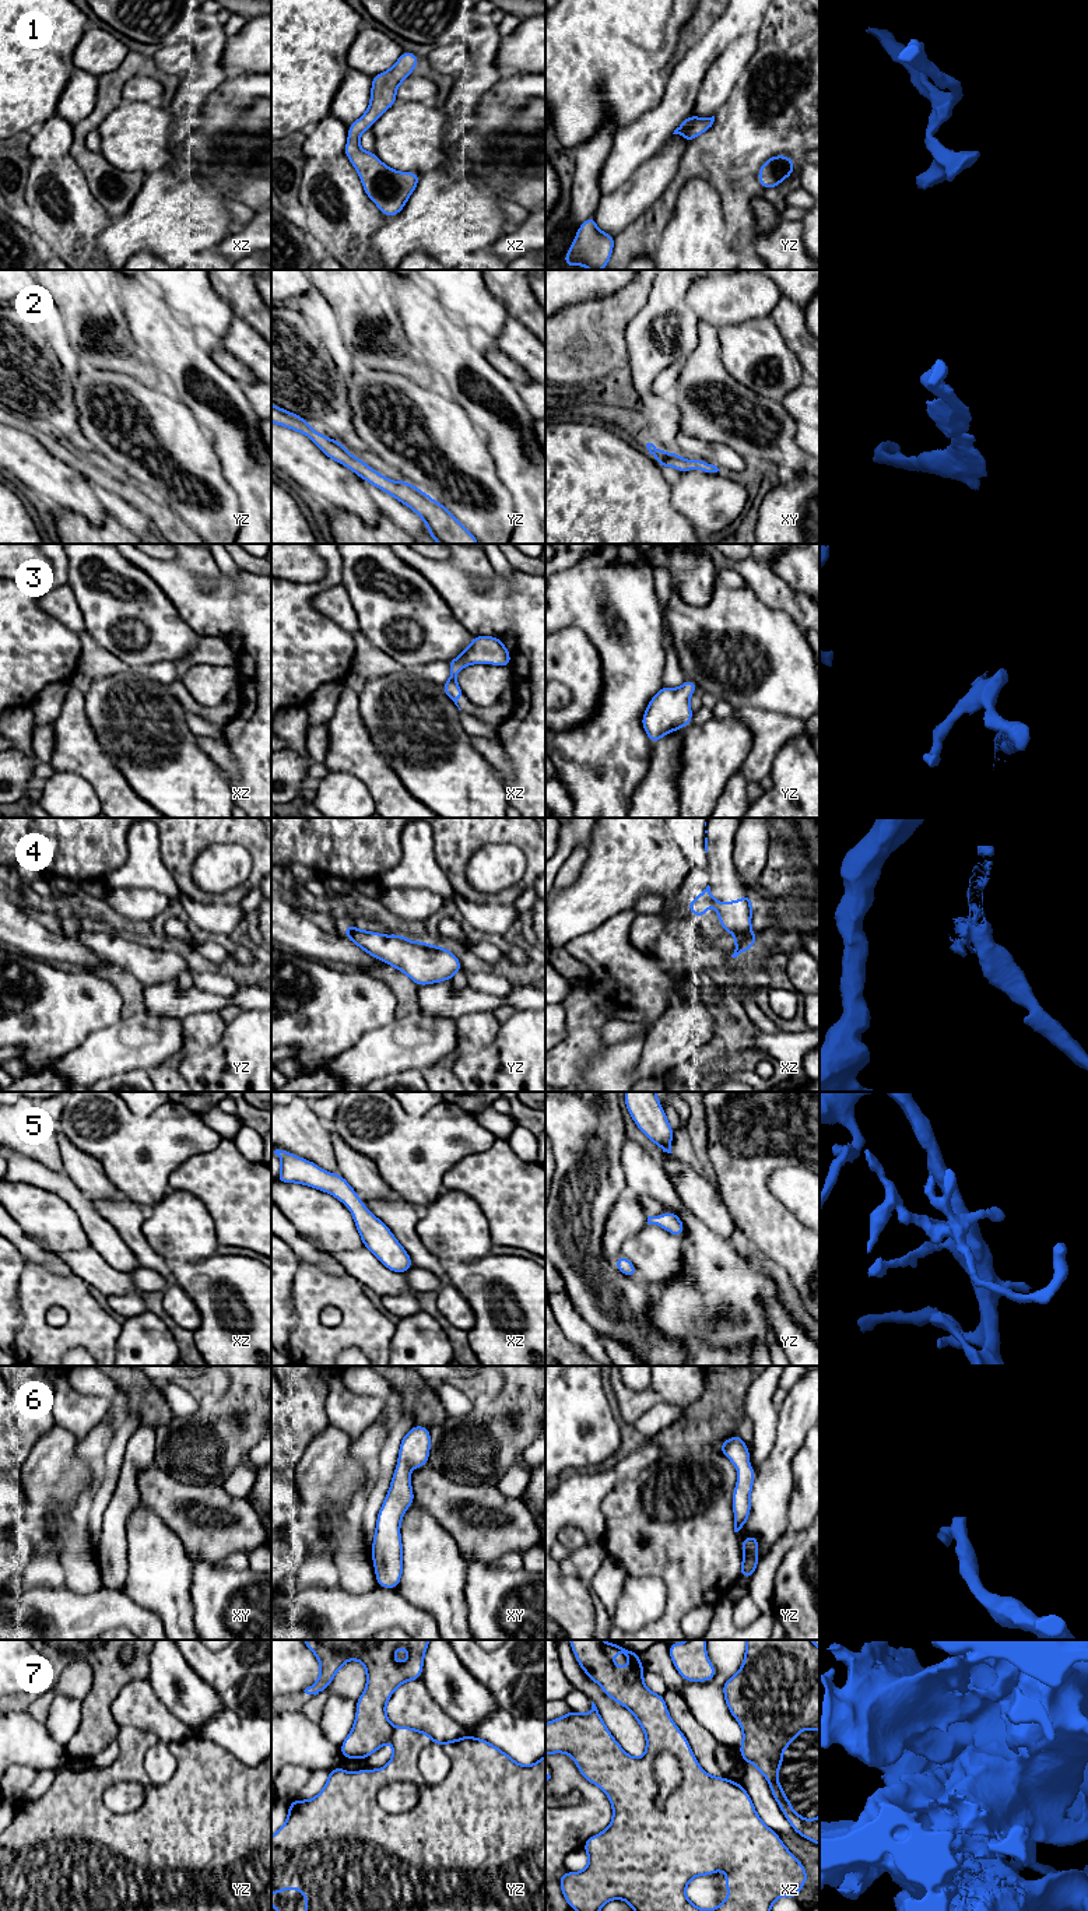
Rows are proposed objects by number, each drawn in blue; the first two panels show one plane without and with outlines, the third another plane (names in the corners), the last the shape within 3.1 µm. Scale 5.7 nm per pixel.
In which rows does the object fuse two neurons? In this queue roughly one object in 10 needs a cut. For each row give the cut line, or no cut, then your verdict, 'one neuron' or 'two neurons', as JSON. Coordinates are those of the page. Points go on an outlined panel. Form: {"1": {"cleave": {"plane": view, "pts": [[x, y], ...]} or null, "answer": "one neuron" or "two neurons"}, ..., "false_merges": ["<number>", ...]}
{"1": {"cleave": null, "answer": "one neuron"}, "2": {"cleave": null, "answer": "one neuron"}, "3": {"cleave": null, "answer": "one neuron"}, "4": {"cleave": null, "answer": "one neuron"}, "5": {"cleave": null, "answer": "one neuron"}, "6": {"cleave": null, "answer": "one neuron"}, "7": {"cleave": {"plane": "xz", "pts": [[669, 1750], [662, 1750], [655, 1759], [657, 1806]]}, "answer": "two neurons"}, "false_merges": ["7"]}

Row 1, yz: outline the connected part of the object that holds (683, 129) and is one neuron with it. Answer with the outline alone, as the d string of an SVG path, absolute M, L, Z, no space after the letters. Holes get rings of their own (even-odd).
M689 115L673 134L681 134L688 143L691 143L696 136L705 133L712 127L715 116L712 117L695 117Z

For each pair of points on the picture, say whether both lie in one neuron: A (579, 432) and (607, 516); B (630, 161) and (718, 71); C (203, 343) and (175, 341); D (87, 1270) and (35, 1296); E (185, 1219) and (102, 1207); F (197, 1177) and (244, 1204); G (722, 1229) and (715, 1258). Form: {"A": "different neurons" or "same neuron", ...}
{"A": "same neuron", "B": "different neurons", "C": "different neurons", "D": "different neurons", "E": "different neurons", "F": "same neuron", "G": "different neurons"}

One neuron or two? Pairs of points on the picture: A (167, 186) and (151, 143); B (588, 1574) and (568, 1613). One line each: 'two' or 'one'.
A: two
B: one

